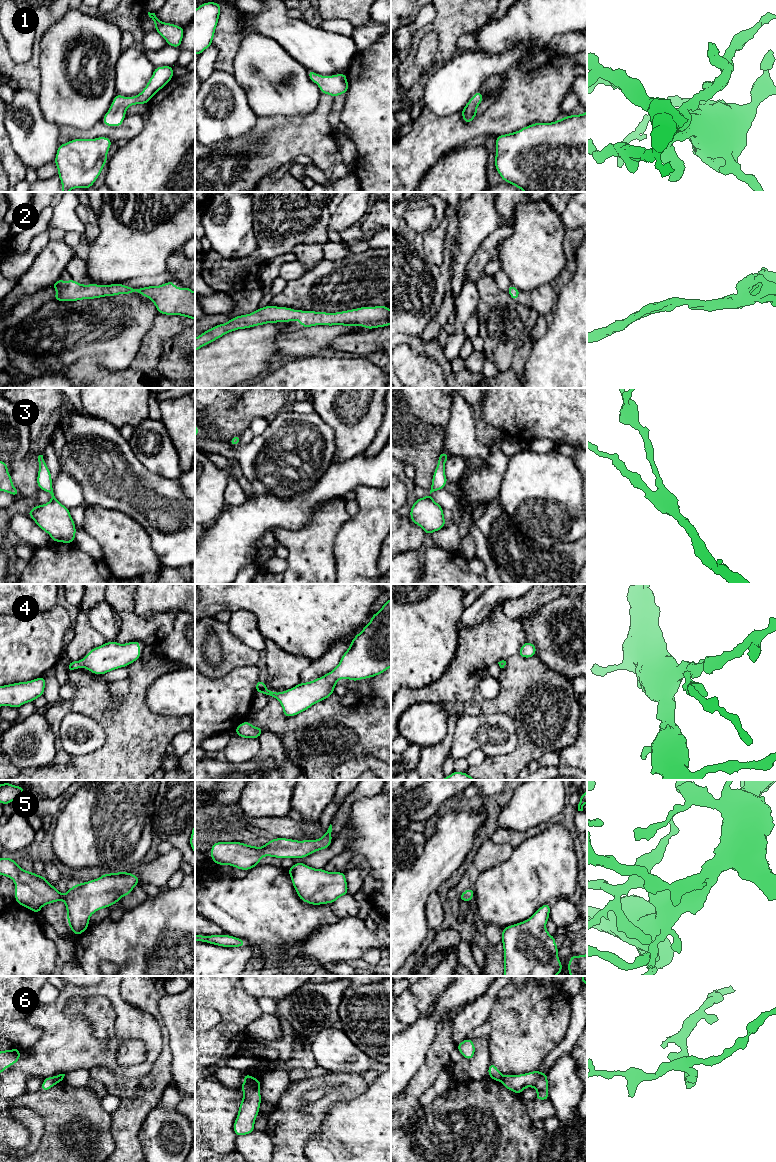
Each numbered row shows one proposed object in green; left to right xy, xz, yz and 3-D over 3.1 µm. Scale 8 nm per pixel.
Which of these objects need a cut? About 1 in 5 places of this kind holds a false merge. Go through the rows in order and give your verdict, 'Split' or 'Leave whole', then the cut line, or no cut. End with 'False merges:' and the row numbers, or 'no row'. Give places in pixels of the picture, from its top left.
1: Leave whole. No split
2: Leave whole. No split
3: Leave whole. No split
4: Leave whole. No split
5: Leave whole. No split
6: Split. Split along xz (244, 1081), (258, 1088)
False merges: 6

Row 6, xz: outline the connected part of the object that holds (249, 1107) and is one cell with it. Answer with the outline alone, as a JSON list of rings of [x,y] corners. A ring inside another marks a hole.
[[[243,1083],[240,1087],[244,1093],[237,1118],[233,1124],[233,1131],[237,1136],[244,1136],[254,1132],[254,1124],[259,1113],[261,1093],[259,1088]]]

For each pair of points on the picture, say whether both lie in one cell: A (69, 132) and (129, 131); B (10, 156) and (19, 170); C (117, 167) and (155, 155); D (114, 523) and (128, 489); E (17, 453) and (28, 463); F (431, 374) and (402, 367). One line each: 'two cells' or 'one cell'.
A: one cell
B: one cell
C: one cell
D: two cells
E: two cells
F: one cell

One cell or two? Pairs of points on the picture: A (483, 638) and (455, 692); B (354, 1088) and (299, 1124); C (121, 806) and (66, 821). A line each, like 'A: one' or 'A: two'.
A: one
B: one
C: one

